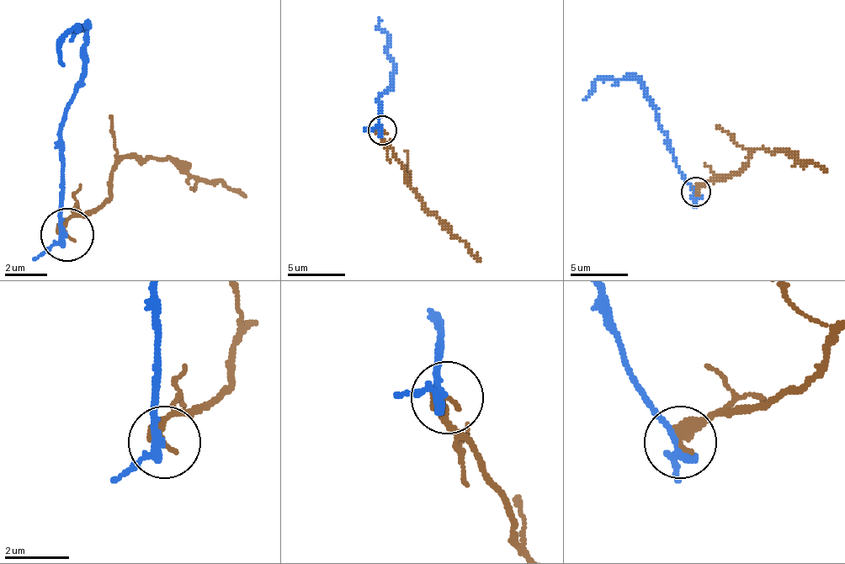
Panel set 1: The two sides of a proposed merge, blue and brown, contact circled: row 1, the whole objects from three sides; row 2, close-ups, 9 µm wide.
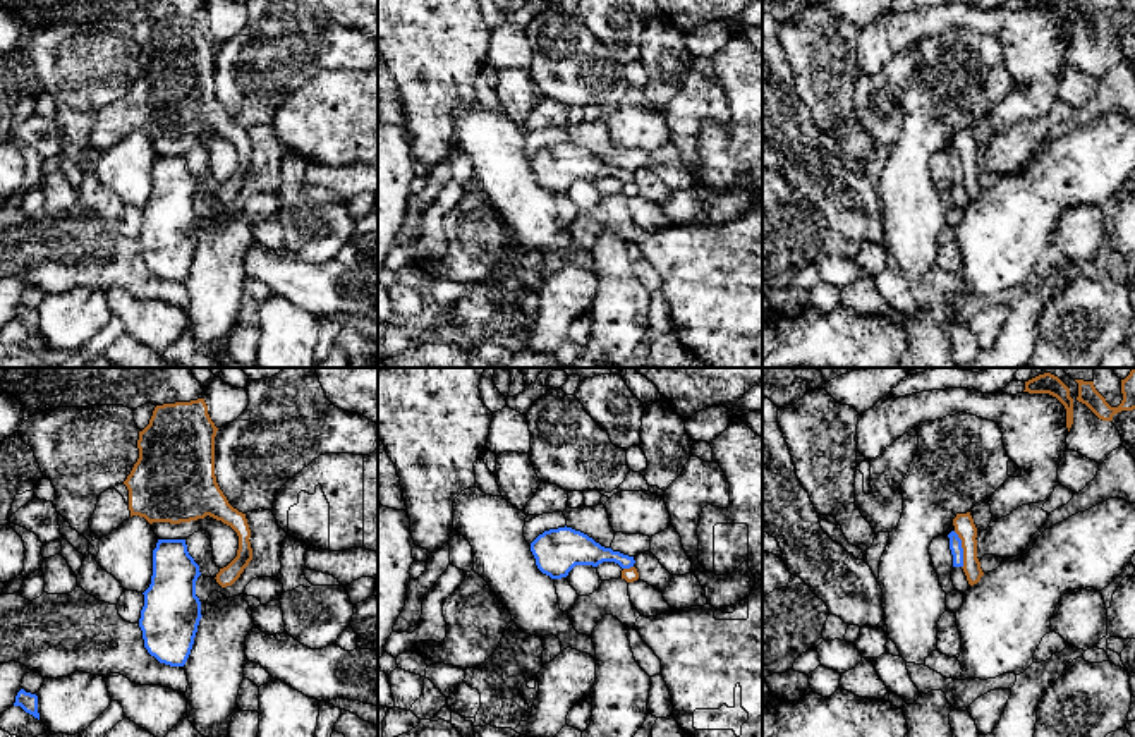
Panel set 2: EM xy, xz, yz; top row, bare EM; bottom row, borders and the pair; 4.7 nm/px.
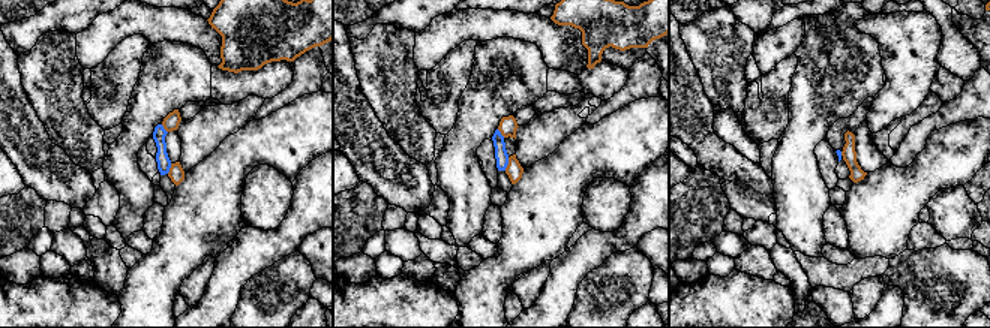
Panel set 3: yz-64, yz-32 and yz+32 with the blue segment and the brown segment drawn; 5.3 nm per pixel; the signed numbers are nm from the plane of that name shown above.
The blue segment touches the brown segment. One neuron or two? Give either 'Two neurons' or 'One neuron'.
Two neurons

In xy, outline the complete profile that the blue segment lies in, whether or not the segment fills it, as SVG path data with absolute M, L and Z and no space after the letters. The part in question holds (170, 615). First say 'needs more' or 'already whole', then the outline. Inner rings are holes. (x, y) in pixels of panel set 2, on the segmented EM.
already whole; M158 539L153 550L153 576L144 594L139 627L144 648L160 663L184 667L201 620L201 601L196 596L196 581L201 576L199 565L187 551L185 539Z

